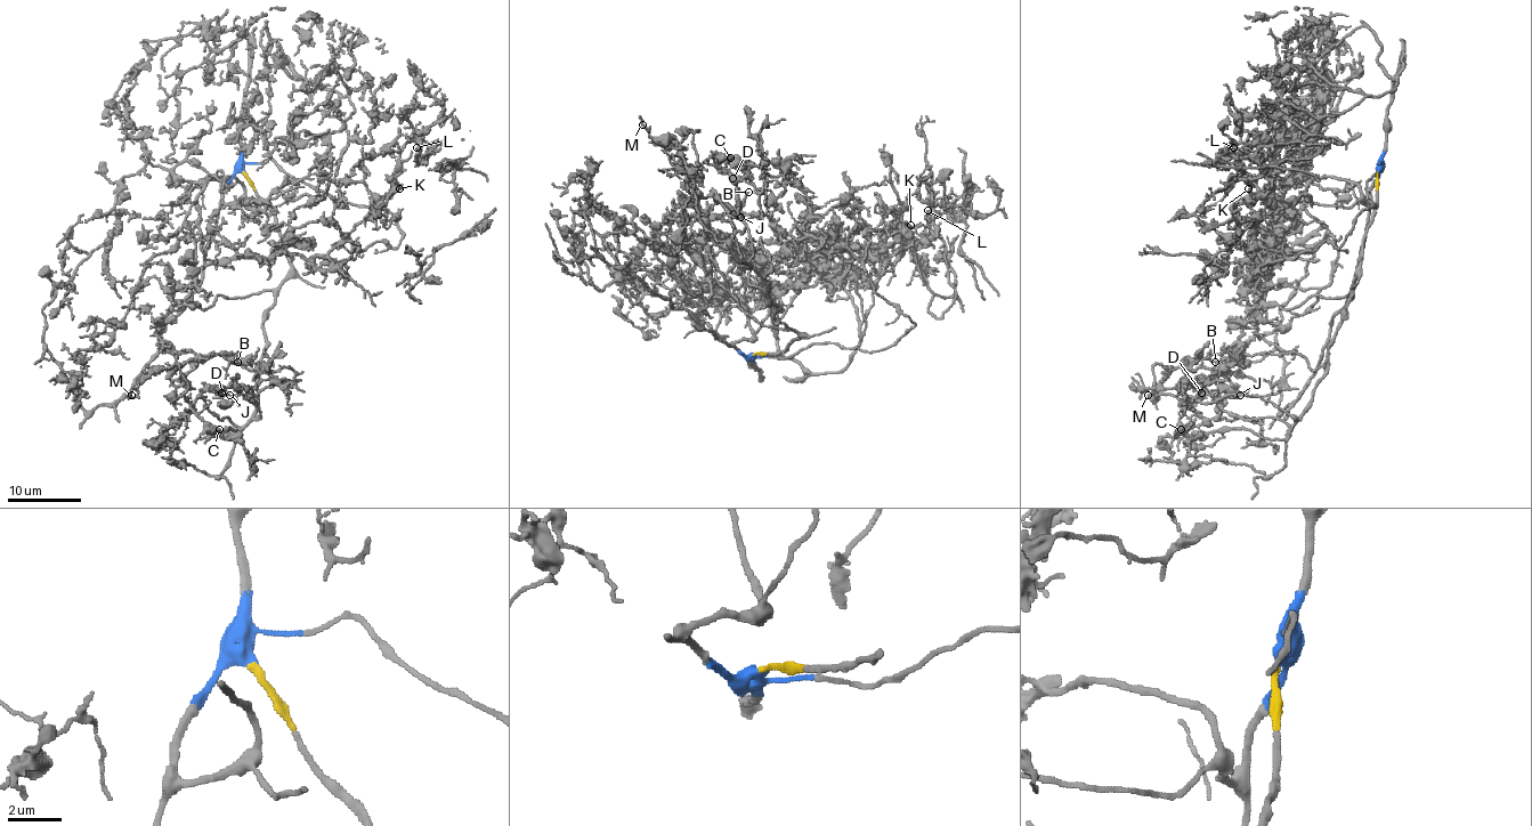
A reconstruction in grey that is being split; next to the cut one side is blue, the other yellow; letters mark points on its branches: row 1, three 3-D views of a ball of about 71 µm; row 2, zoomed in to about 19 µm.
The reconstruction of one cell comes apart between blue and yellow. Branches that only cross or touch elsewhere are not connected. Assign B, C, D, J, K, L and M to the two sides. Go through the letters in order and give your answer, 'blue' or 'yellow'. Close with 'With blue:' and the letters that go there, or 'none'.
B: yellow
C: yellow
D: yellow
J: yellow
K: blue
L: blue
M: yellow
With blue: K, L

